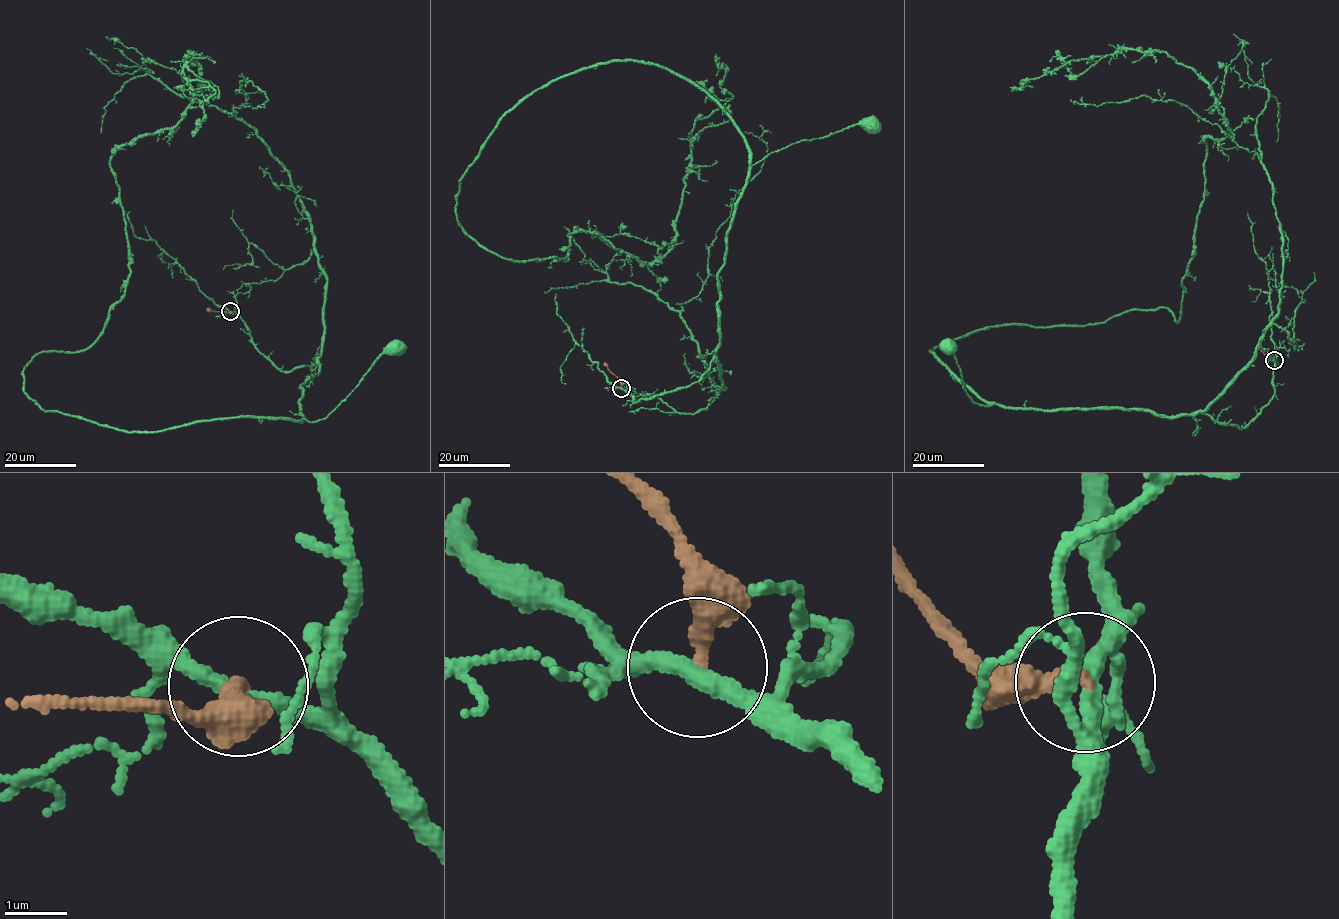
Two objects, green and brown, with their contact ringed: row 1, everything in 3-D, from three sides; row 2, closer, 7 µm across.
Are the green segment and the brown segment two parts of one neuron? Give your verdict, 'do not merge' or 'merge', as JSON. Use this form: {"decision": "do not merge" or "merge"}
{"decision": "do not merge"}

